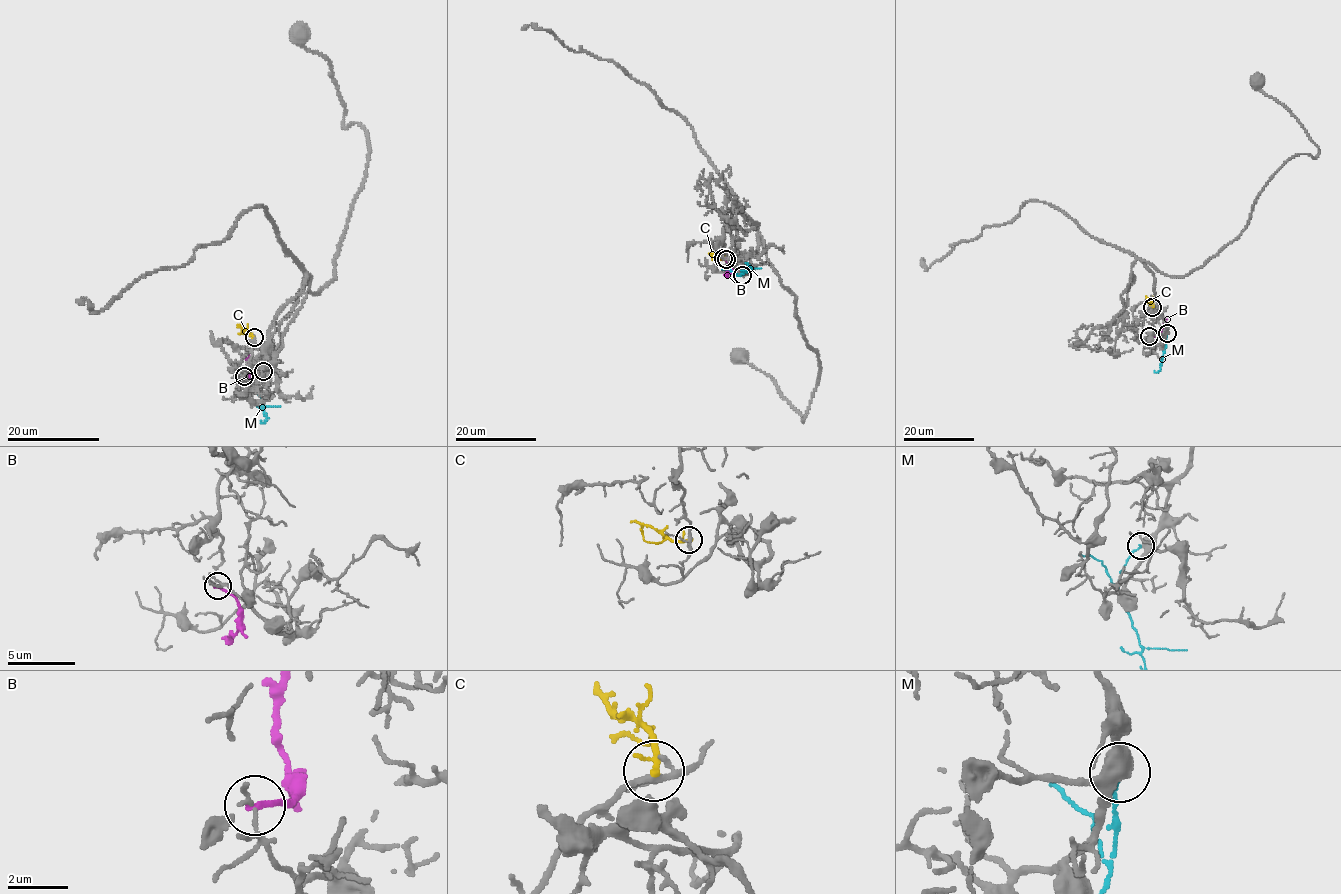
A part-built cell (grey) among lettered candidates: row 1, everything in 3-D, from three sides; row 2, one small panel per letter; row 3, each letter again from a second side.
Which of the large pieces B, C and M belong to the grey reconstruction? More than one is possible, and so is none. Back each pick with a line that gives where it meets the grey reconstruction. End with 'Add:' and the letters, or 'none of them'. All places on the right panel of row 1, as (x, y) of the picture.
Add: none of them

